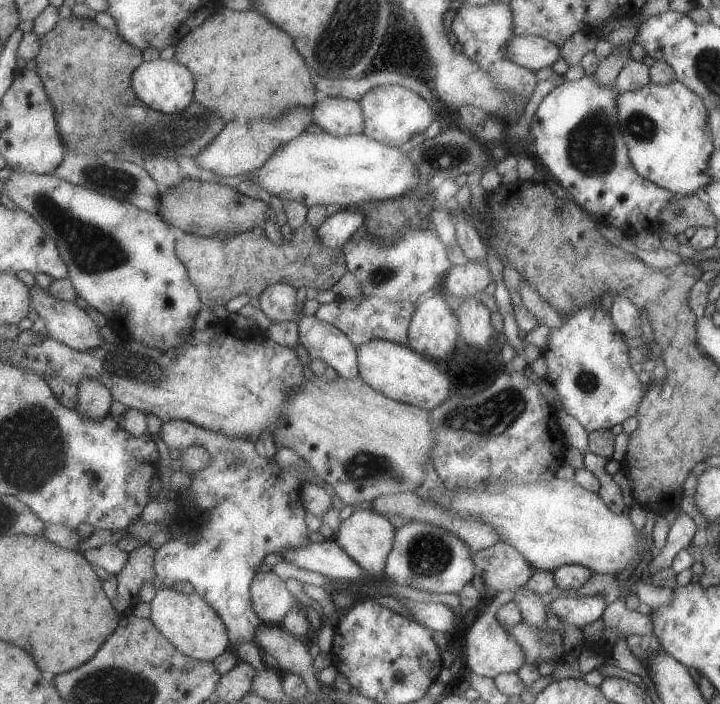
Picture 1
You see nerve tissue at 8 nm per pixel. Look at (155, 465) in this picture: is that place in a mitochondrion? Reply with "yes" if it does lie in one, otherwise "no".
no

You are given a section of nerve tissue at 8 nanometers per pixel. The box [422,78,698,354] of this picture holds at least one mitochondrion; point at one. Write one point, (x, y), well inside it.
(590, 148)

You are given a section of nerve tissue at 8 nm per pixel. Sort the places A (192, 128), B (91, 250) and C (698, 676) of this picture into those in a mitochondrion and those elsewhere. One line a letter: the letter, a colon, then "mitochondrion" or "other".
A: mitochondrion
B: mitochondrion
C: other

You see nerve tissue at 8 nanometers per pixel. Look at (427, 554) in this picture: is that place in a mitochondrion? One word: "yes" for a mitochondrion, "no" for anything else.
yes

